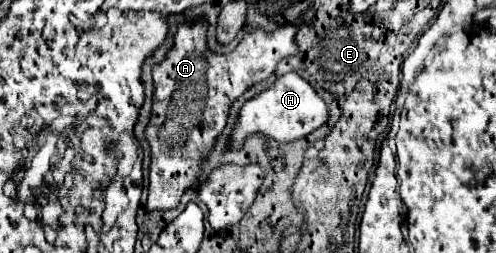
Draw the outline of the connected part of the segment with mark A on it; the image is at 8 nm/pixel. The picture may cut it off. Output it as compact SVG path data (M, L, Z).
M207 17L181 21L173 37L173 47L163 63L153 67L153 109L149 125L145 127L145 139L151 147L149 165L149 197L145 209L169 211L179 205L181 195L189 187L197 187L197 195L209 207L209 223L215 231L225 231L239 223L251 207L251 183L263 185L265 171L259 163L239 165L249 167L249 177L237 179L225 165L215 167L211 173L203 173L205 155L213 151L217 137L223 133L229 109L237 97L241 97L251 85L271 77L281 59L295 55L297 27L283 23L275 31L263 31L261 27L245 33L233 53L215 55L207 47Z

